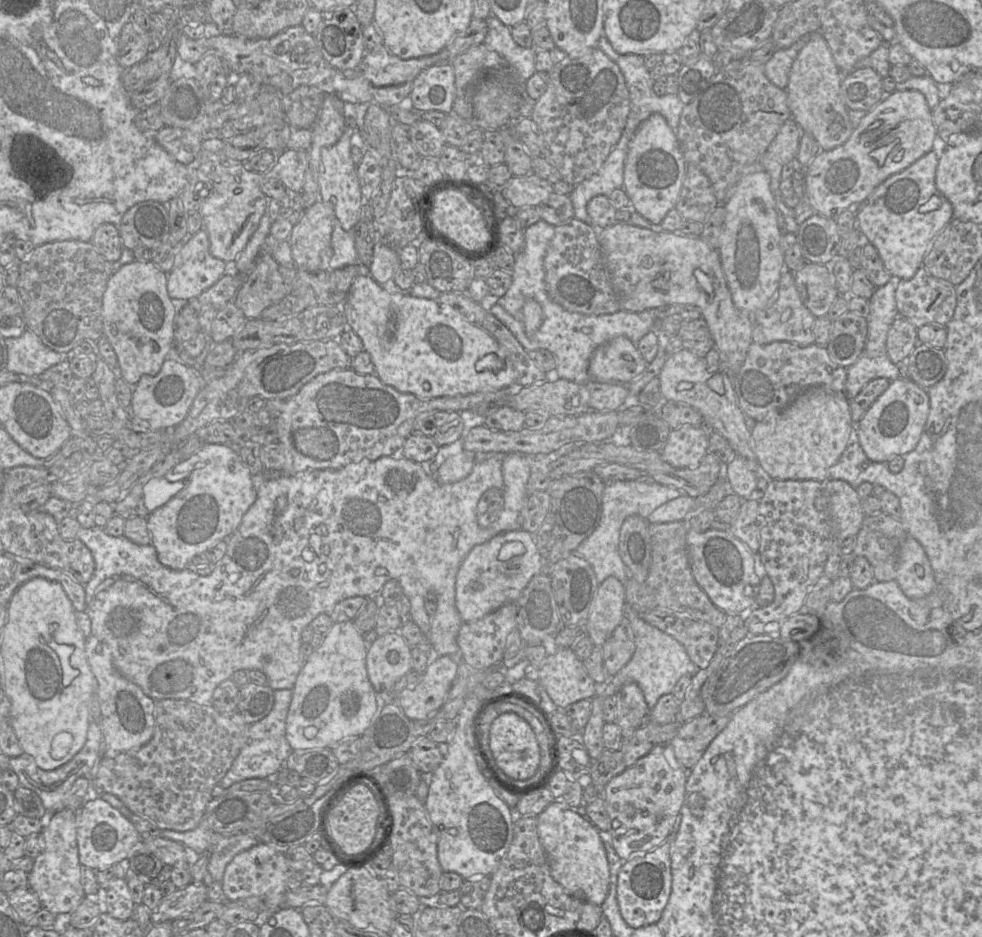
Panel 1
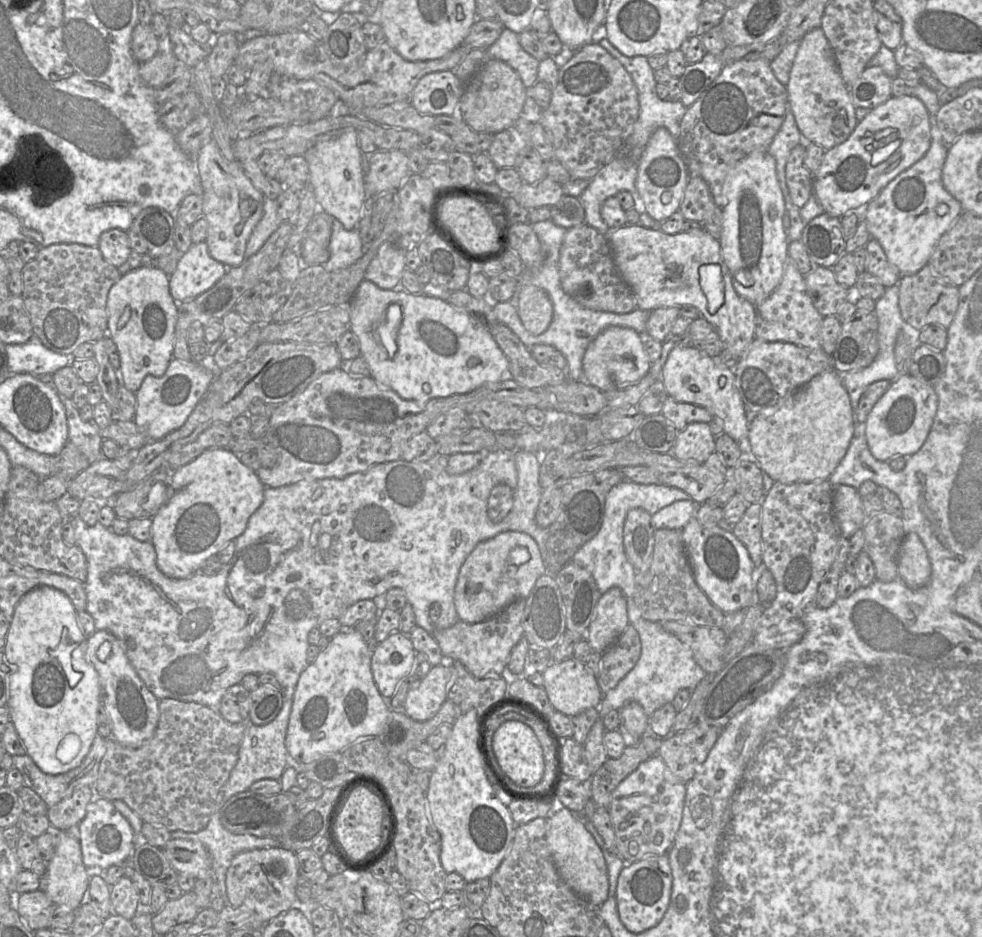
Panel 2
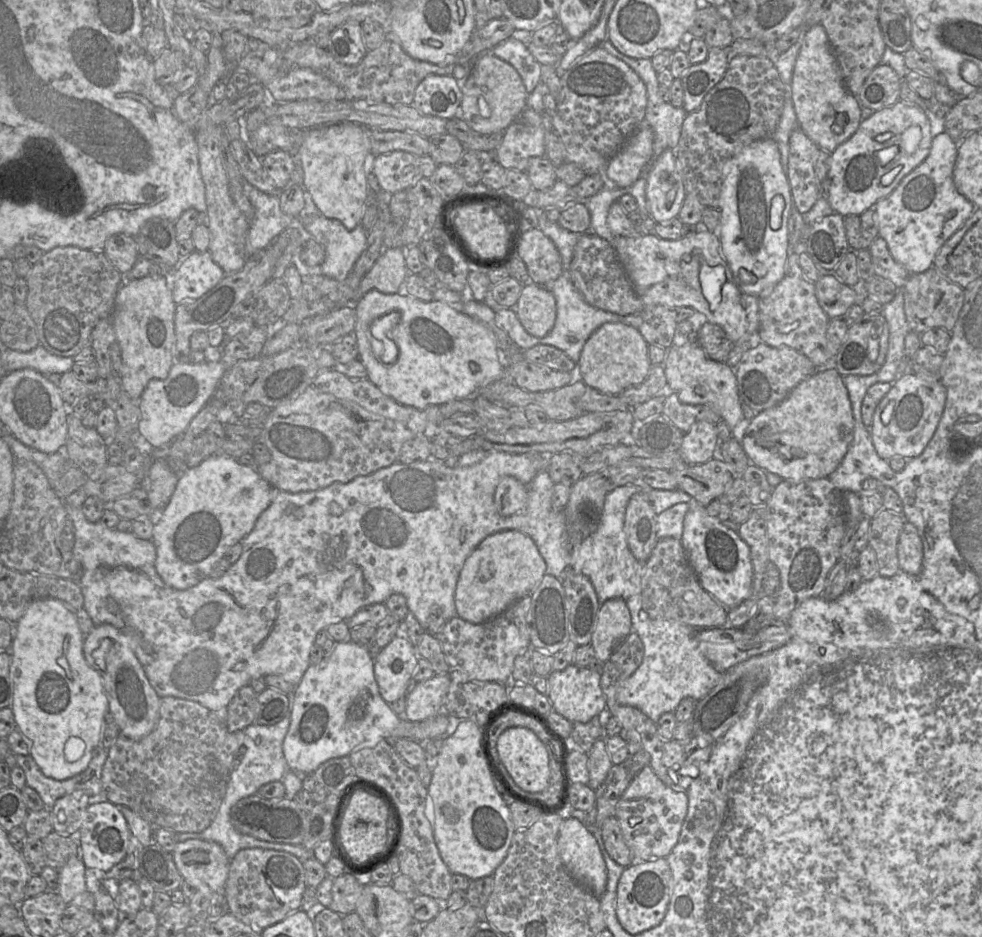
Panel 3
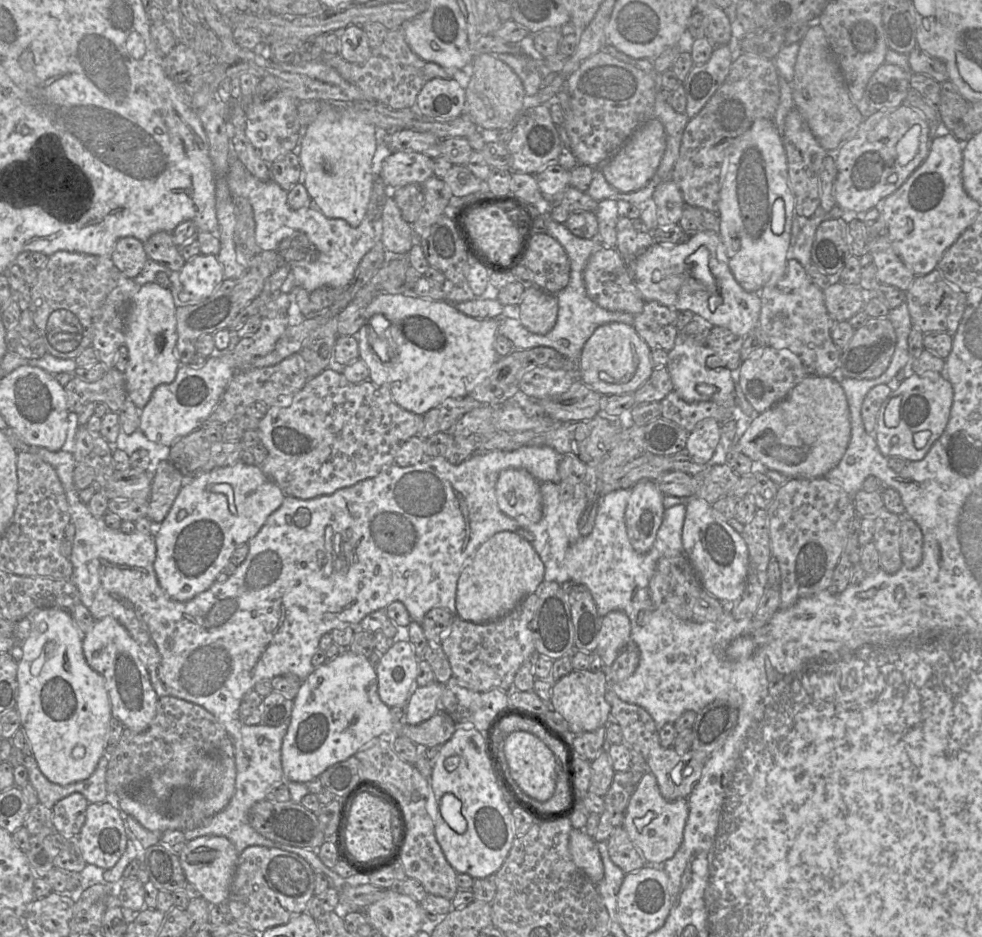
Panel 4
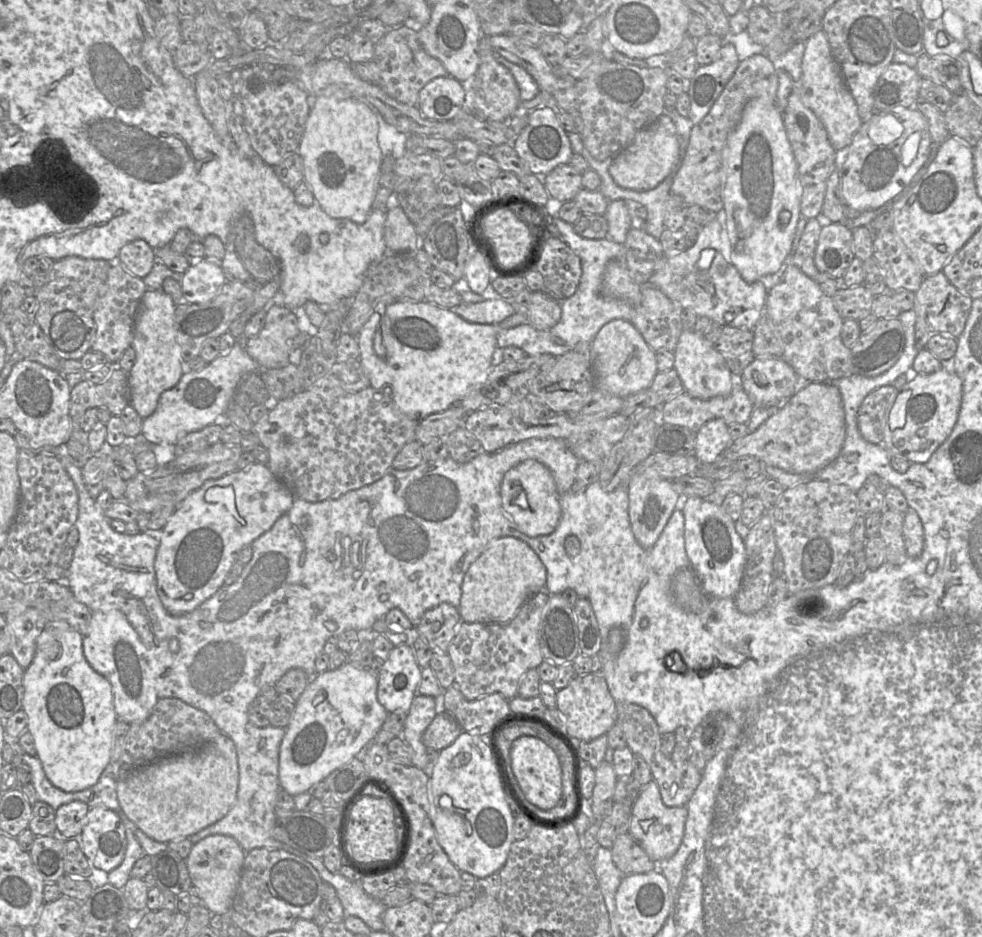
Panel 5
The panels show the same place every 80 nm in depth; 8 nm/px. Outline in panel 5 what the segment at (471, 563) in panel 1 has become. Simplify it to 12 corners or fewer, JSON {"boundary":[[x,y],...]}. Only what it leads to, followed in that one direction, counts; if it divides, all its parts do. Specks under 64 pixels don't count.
{"boundary":[[520,539],[491,540],[467,569],[466,623],[506,624],[546,585]]}

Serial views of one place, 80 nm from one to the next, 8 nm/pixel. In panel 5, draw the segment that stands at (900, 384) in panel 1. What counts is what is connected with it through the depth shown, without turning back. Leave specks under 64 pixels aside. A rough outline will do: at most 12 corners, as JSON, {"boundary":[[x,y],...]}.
{"boundary":[[917,374],[885,410],[883,446],[926,463],[952,432],[963,384]]}

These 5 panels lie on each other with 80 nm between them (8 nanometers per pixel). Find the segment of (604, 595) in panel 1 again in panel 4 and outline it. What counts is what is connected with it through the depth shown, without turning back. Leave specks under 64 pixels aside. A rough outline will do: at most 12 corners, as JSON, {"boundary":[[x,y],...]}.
{"boundary":[[621,610],[601,619],[595,652],[610,667],[630,640]]}

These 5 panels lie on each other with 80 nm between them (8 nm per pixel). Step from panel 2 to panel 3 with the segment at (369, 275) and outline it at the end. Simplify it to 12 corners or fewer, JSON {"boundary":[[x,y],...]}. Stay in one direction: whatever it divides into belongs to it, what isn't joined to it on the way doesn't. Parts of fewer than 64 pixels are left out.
{"boundary":[[384,248],[362,278],[356,303],[373,289],[397,293],[409,274],[405,248]]}

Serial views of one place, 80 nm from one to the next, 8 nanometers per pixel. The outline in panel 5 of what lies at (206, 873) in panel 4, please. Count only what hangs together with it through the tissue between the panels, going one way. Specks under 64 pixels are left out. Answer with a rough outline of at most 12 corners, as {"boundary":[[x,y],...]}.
{"boundary":[[210,835],[186,858],[204,905],[230,913],[246,852]]}

